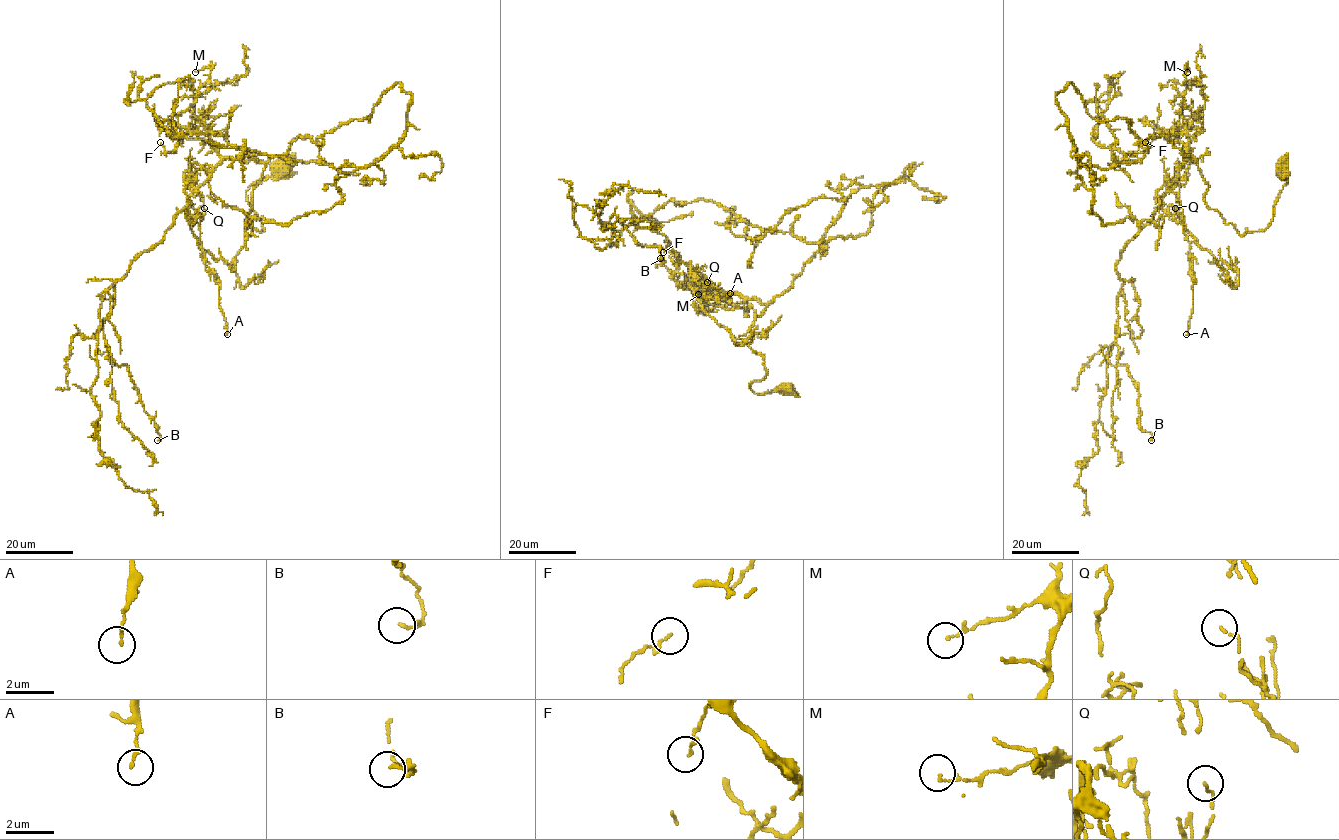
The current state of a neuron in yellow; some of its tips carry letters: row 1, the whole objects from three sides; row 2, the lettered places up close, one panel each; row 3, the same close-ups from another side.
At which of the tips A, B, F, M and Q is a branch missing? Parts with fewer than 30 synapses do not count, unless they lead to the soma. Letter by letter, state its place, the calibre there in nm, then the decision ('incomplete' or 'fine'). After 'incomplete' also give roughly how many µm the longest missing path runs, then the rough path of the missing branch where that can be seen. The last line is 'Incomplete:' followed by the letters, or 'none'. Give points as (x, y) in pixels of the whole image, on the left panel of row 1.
A: place (227, 334); calibre 130 nm; fine
B: place (157, 440); calibre 120 nm; fine
F: place (160, 142); calibre 120 nm; fine
M: place (195, 72); calibre 70 nm; fine
Q: place (204, 208); calibre 80 nm; fine
Incomplete: none

